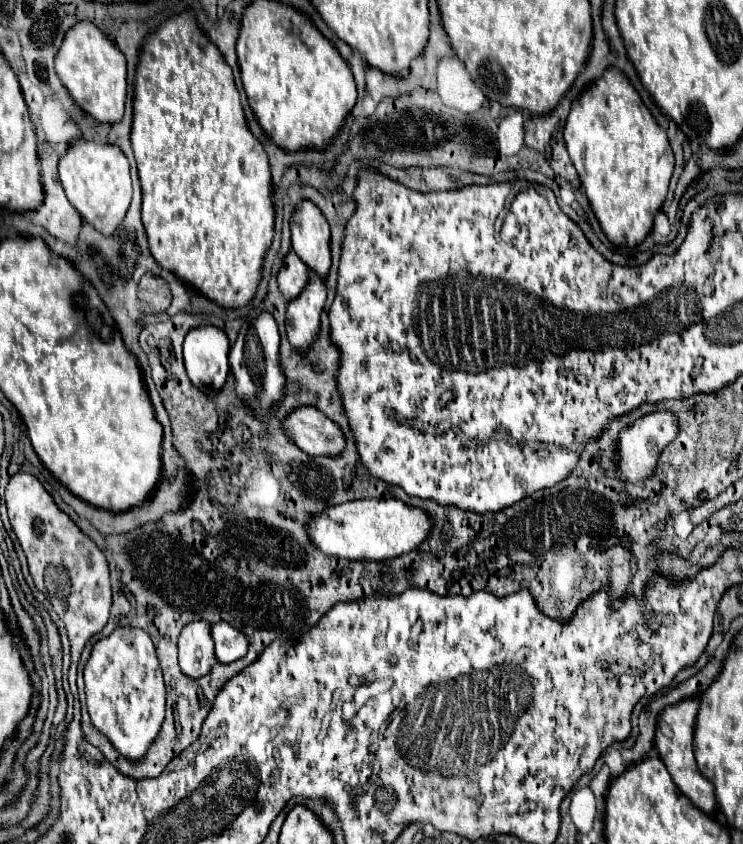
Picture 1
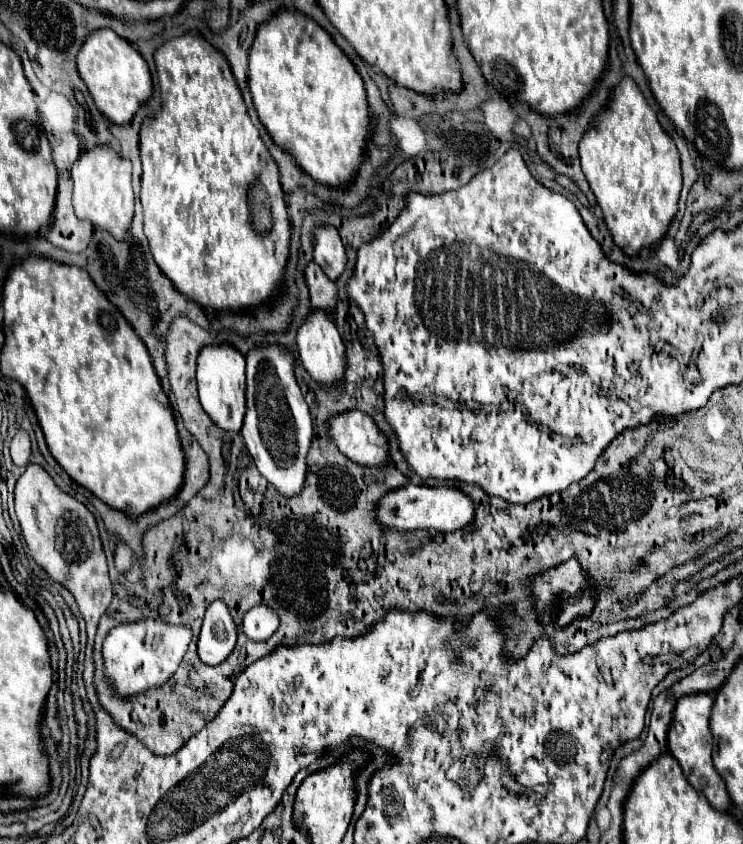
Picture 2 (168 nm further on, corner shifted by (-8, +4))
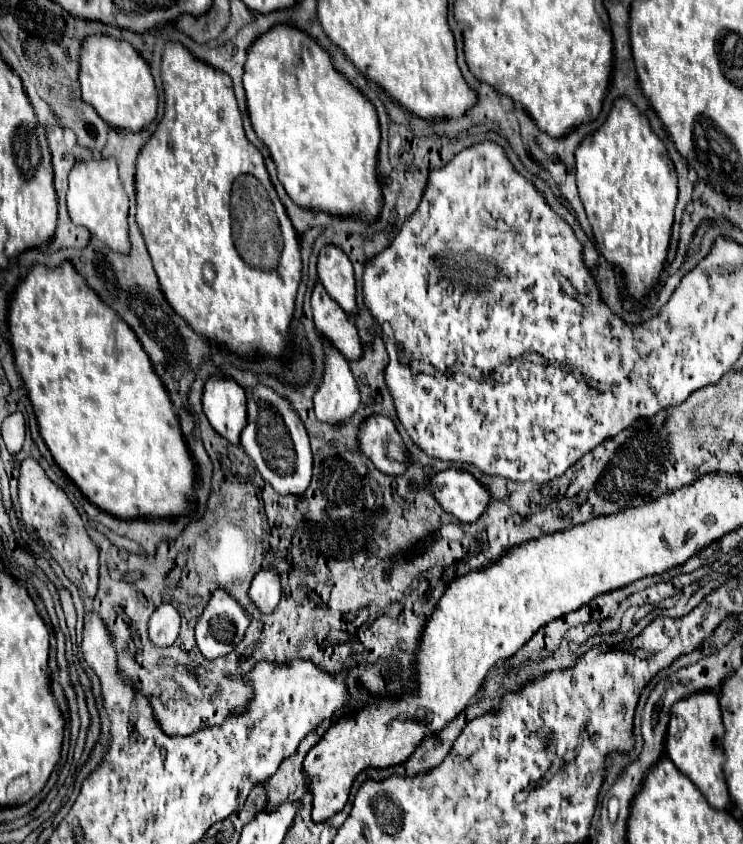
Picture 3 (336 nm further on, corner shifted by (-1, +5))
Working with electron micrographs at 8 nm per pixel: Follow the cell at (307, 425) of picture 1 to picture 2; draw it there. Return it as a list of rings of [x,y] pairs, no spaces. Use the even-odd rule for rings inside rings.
[[[359,410],[337,414],[327,428],[339,450],[353,462],[363,466],[389,464],[389,440],[369,414]]]

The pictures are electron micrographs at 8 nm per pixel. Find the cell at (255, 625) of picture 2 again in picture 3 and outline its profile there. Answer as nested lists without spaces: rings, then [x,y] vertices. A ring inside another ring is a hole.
[[[274,569],[260,571],[254,577],[254,581],[252,581],[252,587],[248,591],[248,597],[250,597],[250,603],[262,615],[274,613],[274,609],[278,607],[278,601],[280,601],[280,581],[278,581],[278,573]]]

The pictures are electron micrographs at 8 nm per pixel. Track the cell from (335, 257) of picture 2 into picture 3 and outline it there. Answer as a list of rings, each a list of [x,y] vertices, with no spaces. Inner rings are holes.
[[[324,245],[318,255],[318,277],[328,295],[348,313],[356,311],[354,269],[346,253],[336,245]]]

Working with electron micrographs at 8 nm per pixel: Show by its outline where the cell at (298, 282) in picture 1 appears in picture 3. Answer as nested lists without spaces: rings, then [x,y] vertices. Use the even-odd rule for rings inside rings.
[[[316,283],[312,289],[312,311],[316,329],[322,335],[330,337],[348,361],[354,361],[362,355],[362,349],[358,345],[358,331],[354,331],[348,315],[338,307],[338,303],[330,299],[322,283]]]

